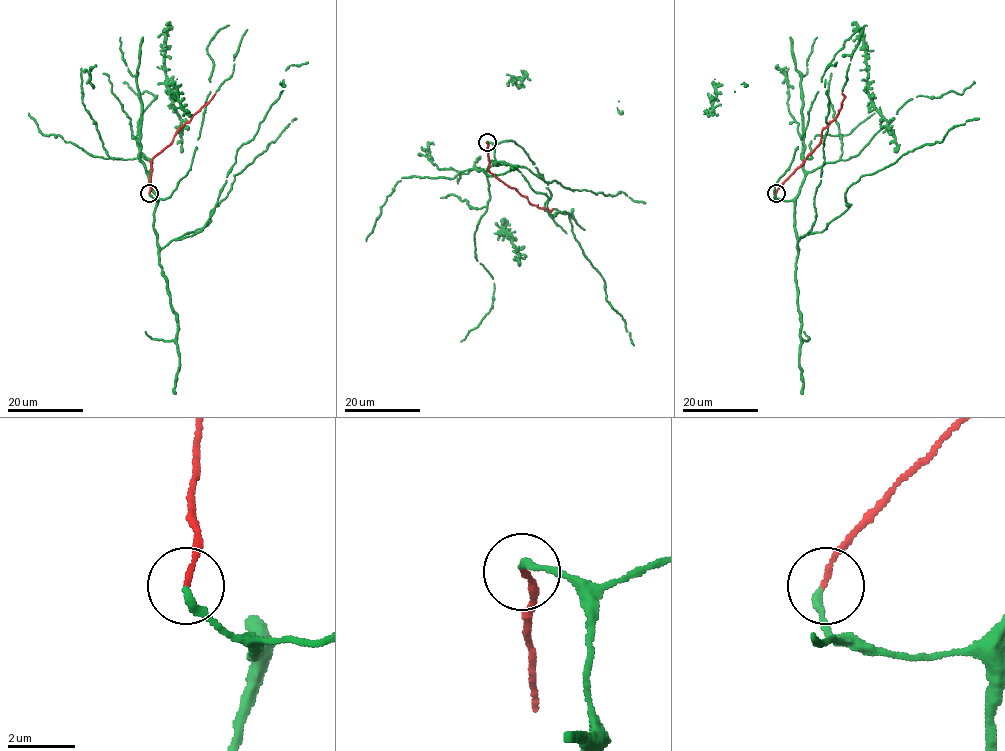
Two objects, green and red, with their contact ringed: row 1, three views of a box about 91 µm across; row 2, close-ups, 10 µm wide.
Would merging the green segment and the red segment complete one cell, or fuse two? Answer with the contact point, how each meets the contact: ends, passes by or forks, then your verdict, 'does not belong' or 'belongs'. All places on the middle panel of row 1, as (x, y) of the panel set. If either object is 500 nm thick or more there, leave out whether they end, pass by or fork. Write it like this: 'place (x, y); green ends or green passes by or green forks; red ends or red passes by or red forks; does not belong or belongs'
place (487, 142); green ends; red ends; belongs

